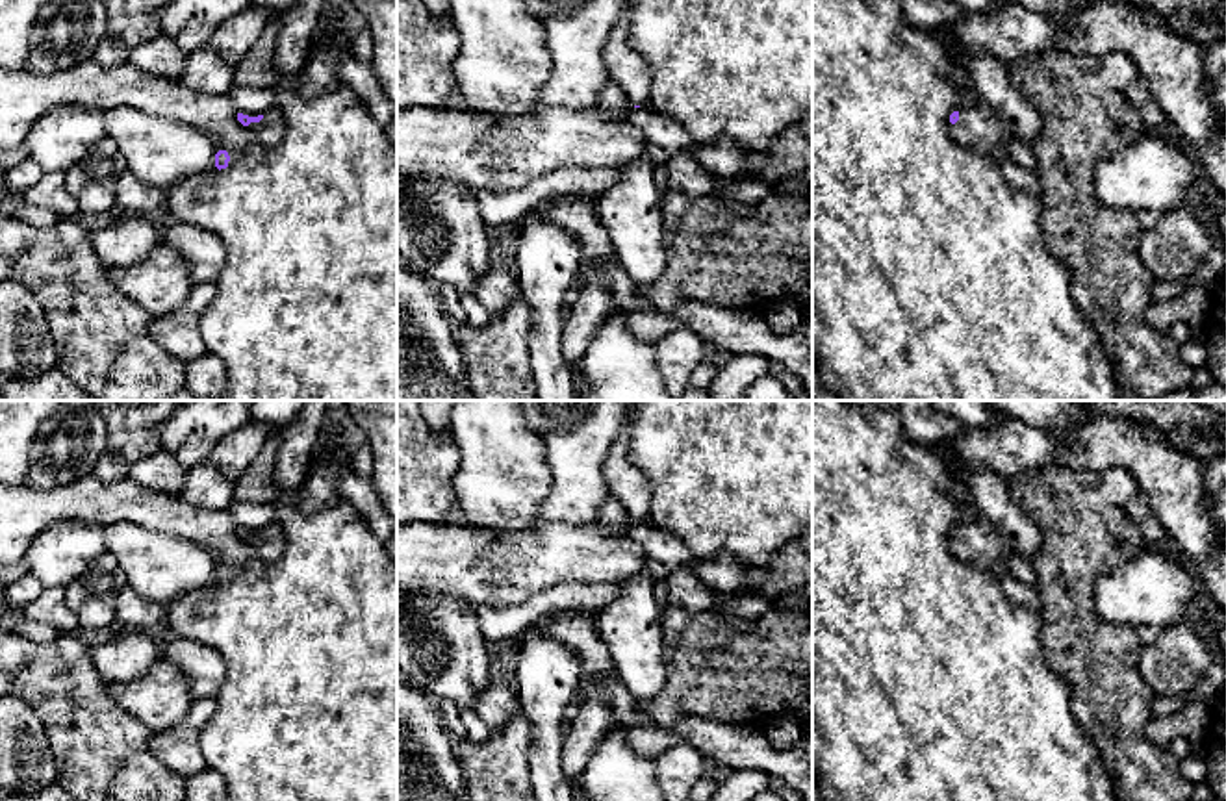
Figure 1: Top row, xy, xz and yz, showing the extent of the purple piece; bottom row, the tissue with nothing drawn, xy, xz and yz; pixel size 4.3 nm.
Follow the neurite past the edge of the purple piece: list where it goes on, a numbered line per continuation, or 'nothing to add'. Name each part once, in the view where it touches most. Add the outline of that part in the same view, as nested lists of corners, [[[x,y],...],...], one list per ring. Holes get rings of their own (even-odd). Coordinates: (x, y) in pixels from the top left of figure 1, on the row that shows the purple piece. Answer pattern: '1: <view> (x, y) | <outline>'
1: xy (269, 130) | [[[273,106],[263,113],[263,119],[260,122],[250,122],[247,128],[260,148],[271,148],[284,137],[282,111]]]

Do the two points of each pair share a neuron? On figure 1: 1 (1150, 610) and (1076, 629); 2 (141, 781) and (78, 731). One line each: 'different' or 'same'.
1: different
2: same

